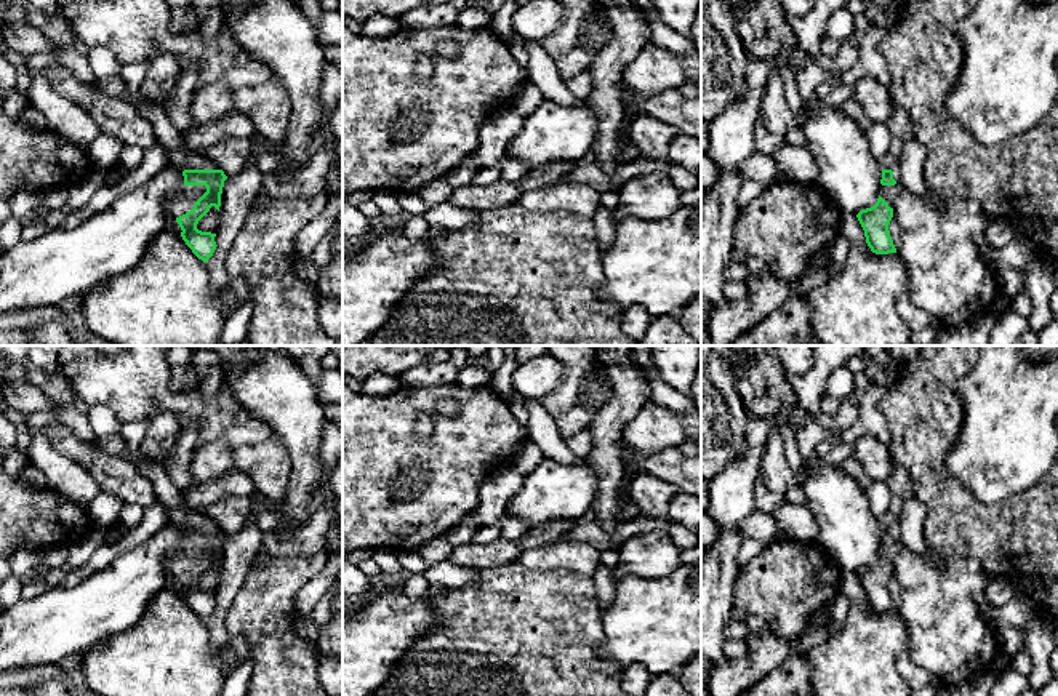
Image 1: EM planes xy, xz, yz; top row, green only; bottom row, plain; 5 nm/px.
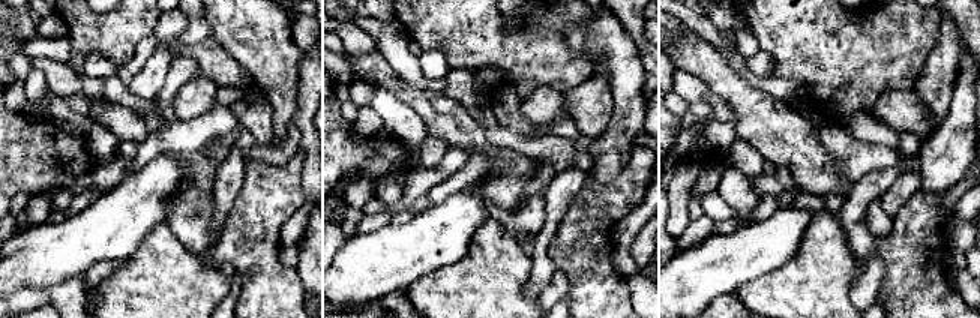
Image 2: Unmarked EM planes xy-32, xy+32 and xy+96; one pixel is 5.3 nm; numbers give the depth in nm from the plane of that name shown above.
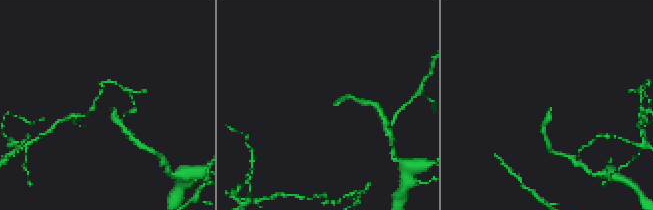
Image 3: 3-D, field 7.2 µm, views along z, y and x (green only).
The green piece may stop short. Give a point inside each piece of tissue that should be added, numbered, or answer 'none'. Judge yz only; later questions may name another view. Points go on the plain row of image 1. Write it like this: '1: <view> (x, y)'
1: yz (889, 520)

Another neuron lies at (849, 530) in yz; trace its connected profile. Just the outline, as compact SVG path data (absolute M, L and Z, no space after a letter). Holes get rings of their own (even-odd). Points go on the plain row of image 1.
M804 459L802 477L807 506L813 512L818 541L842 571L858 573L876 563L882 522L872 514L864 490L839 466L824 459Z

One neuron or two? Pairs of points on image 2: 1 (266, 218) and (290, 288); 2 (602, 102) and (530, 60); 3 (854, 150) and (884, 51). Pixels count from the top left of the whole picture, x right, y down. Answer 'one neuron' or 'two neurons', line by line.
1: one neuron
2: two neurons
3: two neurons

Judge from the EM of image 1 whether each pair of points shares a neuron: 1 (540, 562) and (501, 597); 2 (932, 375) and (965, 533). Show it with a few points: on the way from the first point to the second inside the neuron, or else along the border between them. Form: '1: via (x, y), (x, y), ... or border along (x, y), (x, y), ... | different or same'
1: border along (516, 560), (528, 568), (570, 570) | different
2: via (929, 415), (929, 474), (941, 493) | same

